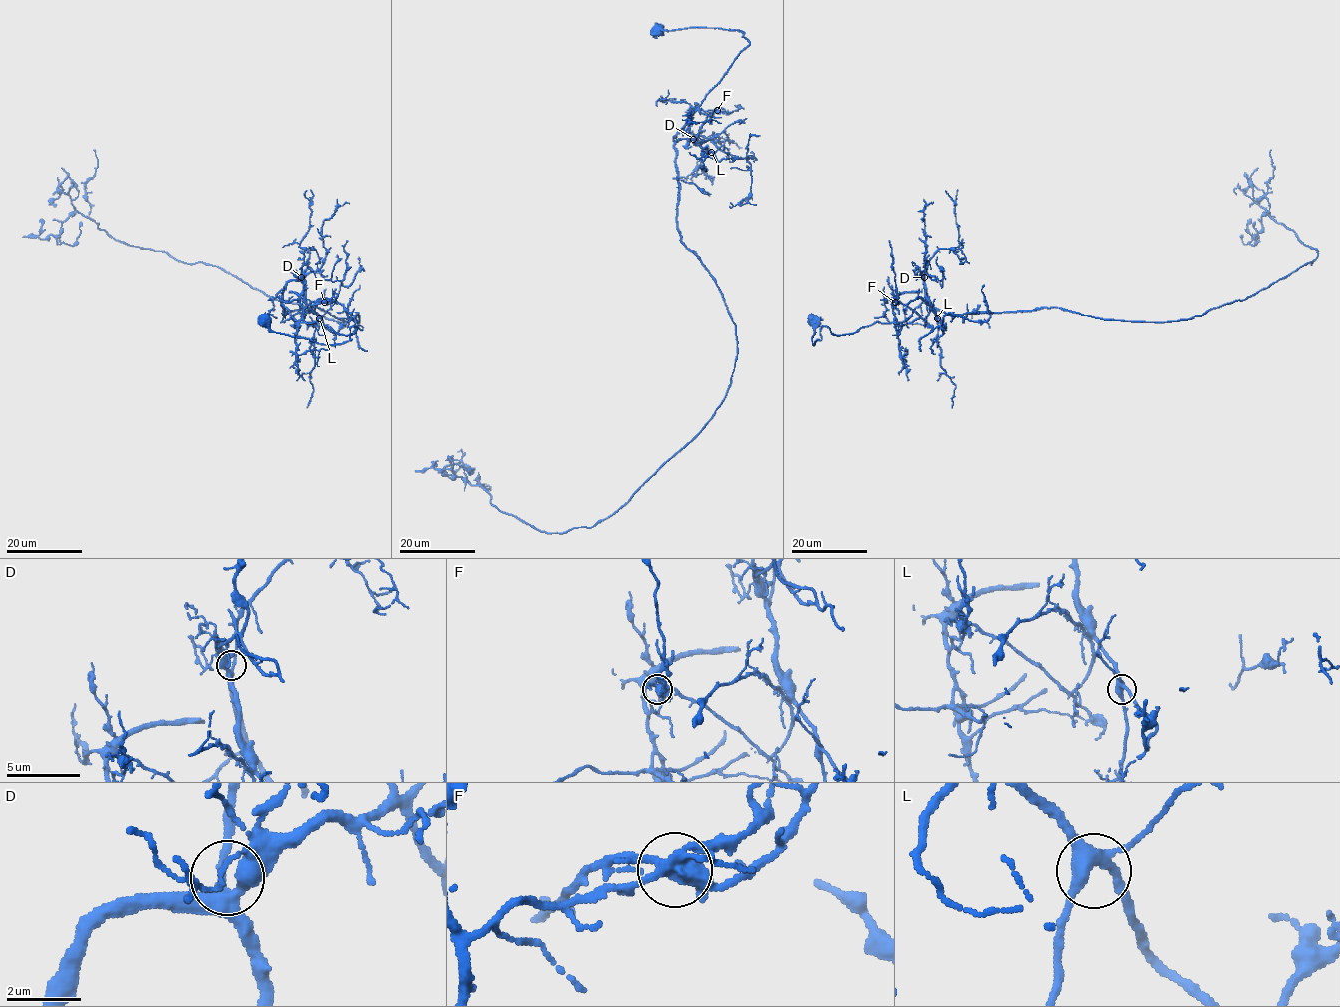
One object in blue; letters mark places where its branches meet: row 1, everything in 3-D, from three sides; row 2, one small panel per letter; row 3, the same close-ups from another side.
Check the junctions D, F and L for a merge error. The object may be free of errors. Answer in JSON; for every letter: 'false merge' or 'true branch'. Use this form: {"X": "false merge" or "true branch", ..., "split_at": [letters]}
{"D": "true branch", "F": "false merge", "L": "true branch", "split_at": ["F"]}

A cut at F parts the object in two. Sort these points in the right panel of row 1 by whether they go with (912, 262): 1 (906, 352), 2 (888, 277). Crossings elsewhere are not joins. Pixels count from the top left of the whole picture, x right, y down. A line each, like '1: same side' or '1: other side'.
1: other side
2: other side

